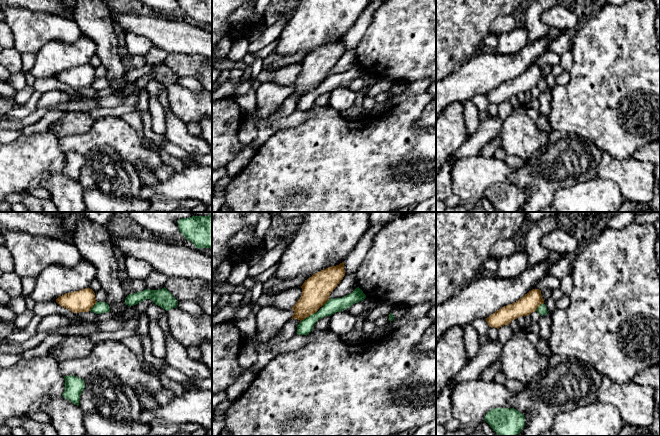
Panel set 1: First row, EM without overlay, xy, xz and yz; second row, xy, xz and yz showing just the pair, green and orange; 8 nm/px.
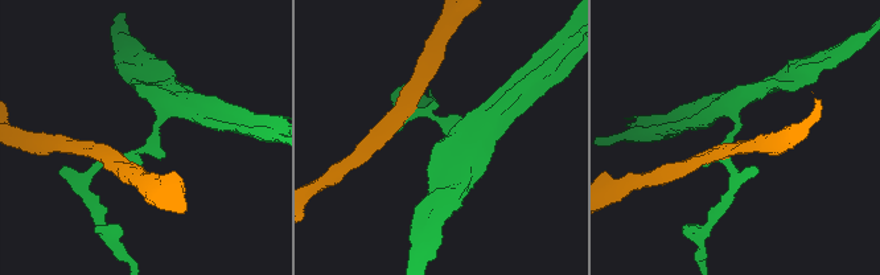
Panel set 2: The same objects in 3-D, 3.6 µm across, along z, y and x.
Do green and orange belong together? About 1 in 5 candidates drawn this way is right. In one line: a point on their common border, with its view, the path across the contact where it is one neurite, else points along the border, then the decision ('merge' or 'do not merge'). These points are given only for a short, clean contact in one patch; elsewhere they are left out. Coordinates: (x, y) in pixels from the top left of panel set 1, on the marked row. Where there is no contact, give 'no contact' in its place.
meets green in xz at (309, 316); border along xz (316, 311), (300, 322); do not merge

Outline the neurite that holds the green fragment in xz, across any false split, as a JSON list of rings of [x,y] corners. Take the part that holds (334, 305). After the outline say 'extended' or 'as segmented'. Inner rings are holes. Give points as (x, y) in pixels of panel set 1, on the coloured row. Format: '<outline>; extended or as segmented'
[[[357,287],[352,293],[342,298],[329,299],[323,307],[316,313],[302,320],[297,326],[298,335],[308,335],[315,325],[315,323],[326,316],[331,316],[336,312],[341,312],[353,304],[358,303],[366,298],[363,291]]]; as segmented

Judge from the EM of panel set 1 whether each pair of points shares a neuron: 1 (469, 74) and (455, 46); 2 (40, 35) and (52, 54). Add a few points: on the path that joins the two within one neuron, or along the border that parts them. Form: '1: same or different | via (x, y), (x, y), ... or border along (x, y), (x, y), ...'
1: different | border along (477, 53), (446, 77)
2: different | border along (69, 43), (63, 40), (50, 40), (35, 53)

